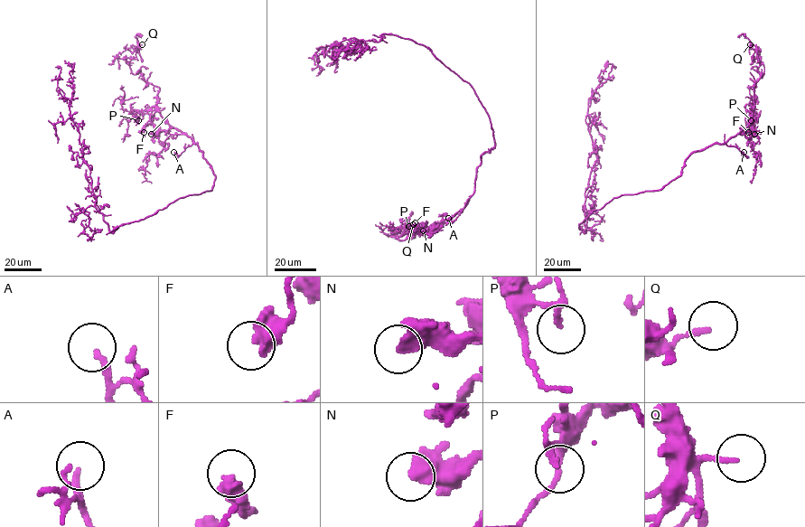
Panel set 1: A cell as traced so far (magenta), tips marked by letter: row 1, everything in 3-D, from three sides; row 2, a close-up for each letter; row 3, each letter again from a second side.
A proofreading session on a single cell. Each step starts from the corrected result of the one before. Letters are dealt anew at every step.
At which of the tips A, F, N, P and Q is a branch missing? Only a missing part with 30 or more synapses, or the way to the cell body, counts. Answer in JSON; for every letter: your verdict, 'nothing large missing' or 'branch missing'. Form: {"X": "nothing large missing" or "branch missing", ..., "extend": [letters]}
{"A": "branch missing", "F": "nothing large missing", "N": "branch missing", "P": "nothing large missing", "Q": "nothing large missing", "extend": ["A", "N"]}

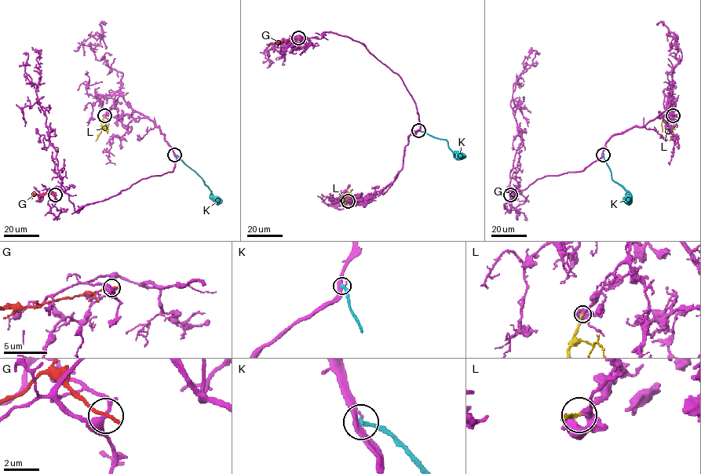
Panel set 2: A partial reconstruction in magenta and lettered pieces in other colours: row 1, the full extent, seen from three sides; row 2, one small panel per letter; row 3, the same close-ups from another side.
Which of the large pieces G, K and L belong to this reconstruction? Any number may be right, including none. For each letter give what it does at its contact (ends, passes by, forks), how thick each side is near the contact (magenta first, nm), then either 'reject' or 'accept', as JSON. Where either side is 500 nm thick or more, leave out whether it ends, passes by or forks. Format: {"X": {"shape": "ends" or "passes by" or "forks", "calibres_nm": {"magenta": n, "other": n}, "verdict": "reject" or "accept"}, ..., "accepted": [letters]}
{"G": {"shape": "ends", "calibres_nm": {"magenta": 280, "other": 240}, "verdict": "reject"}, "K": {"shape": "ends", "calibres_nm": {"magenta": 320, "other": 180}, "verdict": "reject"}, "L": {"shape": "ends", "calibres_nm": {"magenta": 240, "other": 160}, "verdict": "accept"}, "accepted": ["L"]}

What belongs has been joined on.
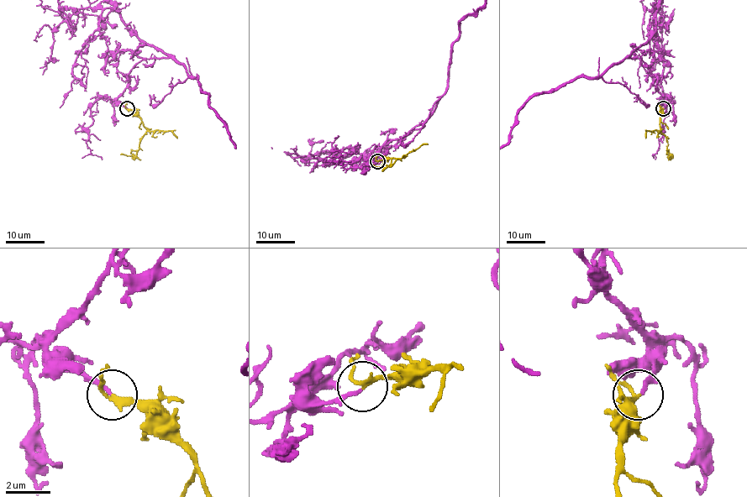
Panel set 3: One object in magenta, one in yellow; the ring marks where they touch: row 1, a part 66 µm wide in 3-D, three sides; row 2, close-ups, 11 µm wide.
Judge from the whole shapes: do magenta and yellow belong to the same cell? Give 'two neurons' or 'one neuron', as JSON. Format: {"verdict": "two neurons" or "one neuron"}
{"verdict": "one neuron"}

